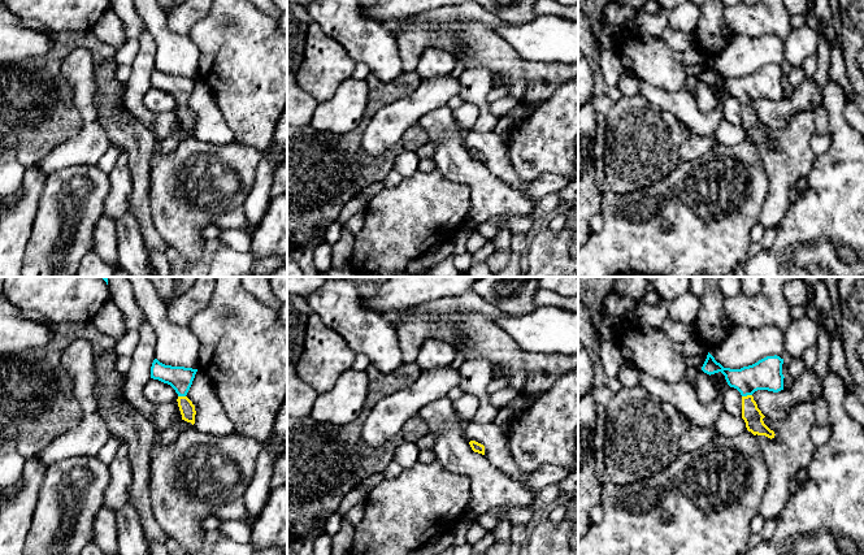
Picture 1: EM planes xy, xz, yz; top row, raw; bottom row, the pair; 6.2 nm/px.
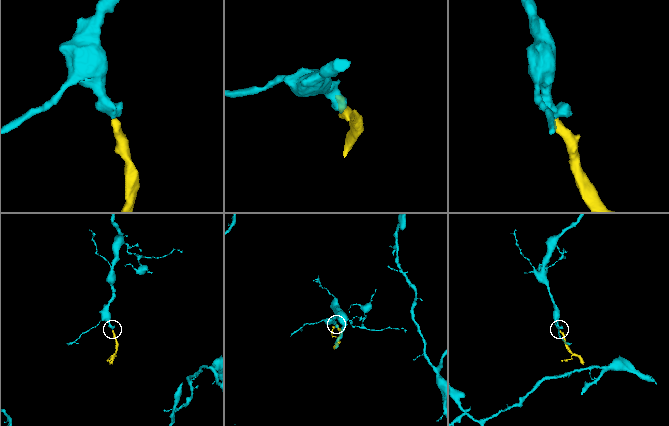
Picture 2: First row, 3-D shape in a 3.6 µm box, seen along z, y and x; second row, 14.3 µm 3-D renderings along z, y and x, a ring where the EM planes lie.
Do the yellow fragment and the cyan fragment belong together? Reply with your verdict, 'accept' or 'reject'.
accept

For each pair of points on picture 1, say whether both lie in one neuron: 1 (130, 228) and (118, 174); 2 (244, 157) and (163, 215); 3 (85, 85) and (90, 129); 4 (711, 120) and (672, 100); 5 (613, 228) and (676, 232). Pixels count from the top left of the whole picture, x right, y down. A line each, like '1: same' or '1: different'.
1: same
2: same
3: same
4: same
5: same

